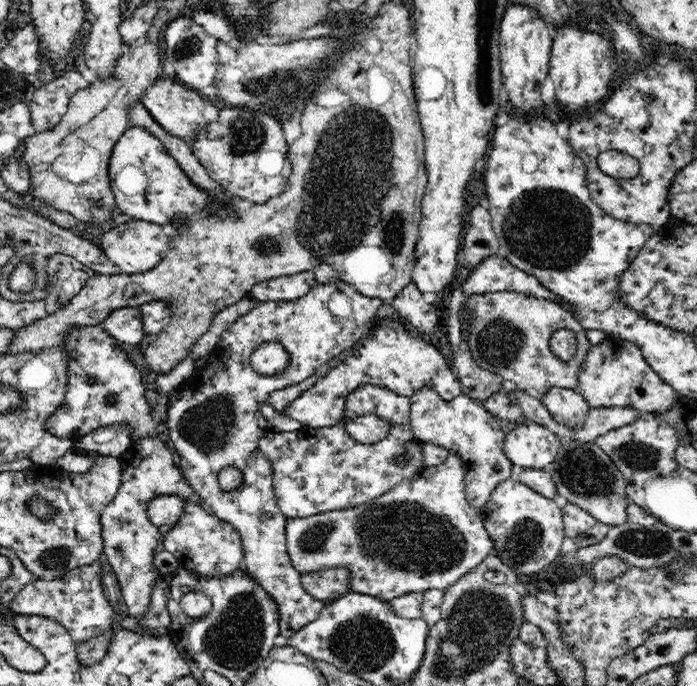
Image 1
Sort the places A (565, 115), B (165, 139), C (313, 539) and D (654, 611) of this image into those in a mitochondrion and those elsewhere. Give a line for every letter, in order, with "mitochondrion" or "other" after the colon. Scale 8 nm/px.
A: other
B: other
C: mitochondrion
D: other

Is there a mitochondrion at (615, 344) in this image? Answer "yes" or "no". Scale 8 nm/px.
no

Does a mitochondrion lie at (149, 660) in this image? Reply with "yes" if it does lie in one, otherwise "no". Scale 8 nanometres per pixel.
no

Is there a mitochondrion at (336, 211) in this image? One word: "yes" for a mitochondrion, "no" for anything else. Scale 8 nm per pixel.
yes

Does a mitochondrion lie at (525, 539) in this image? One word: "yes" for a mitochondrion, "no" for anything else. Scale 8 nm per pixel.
yes

